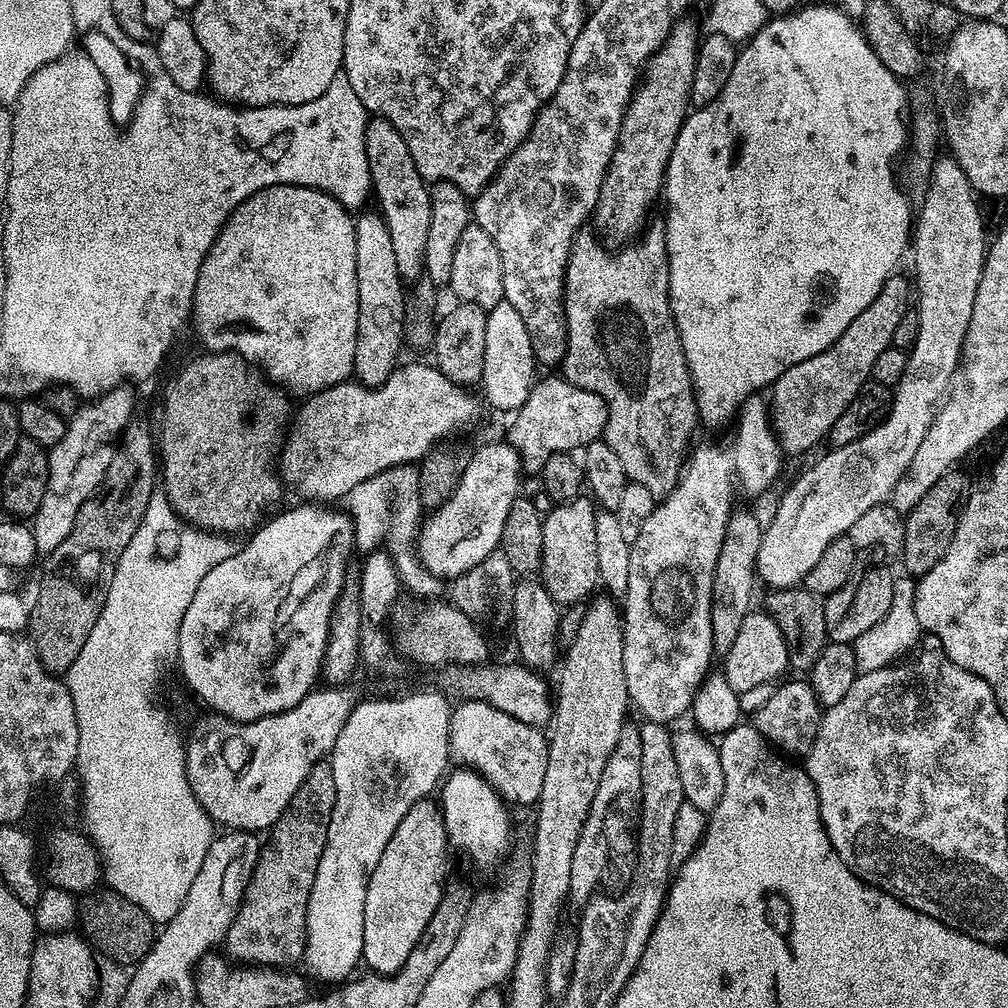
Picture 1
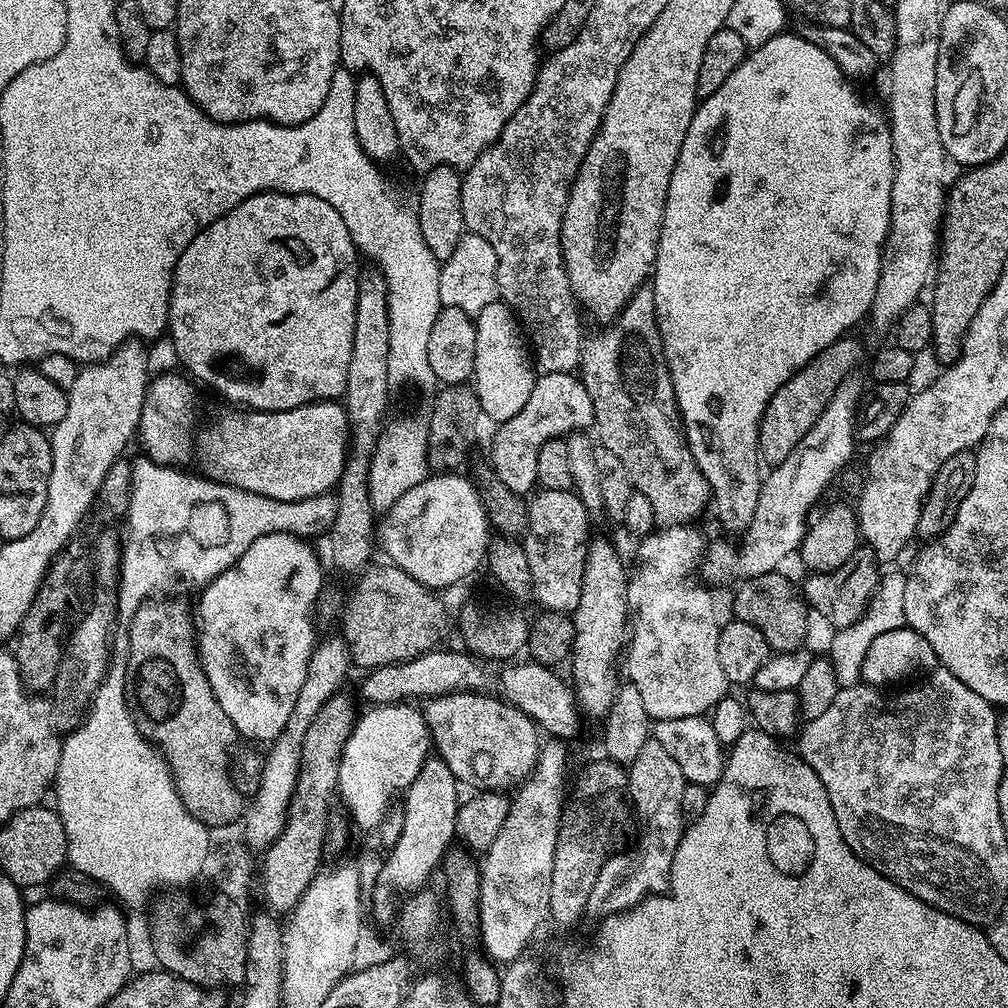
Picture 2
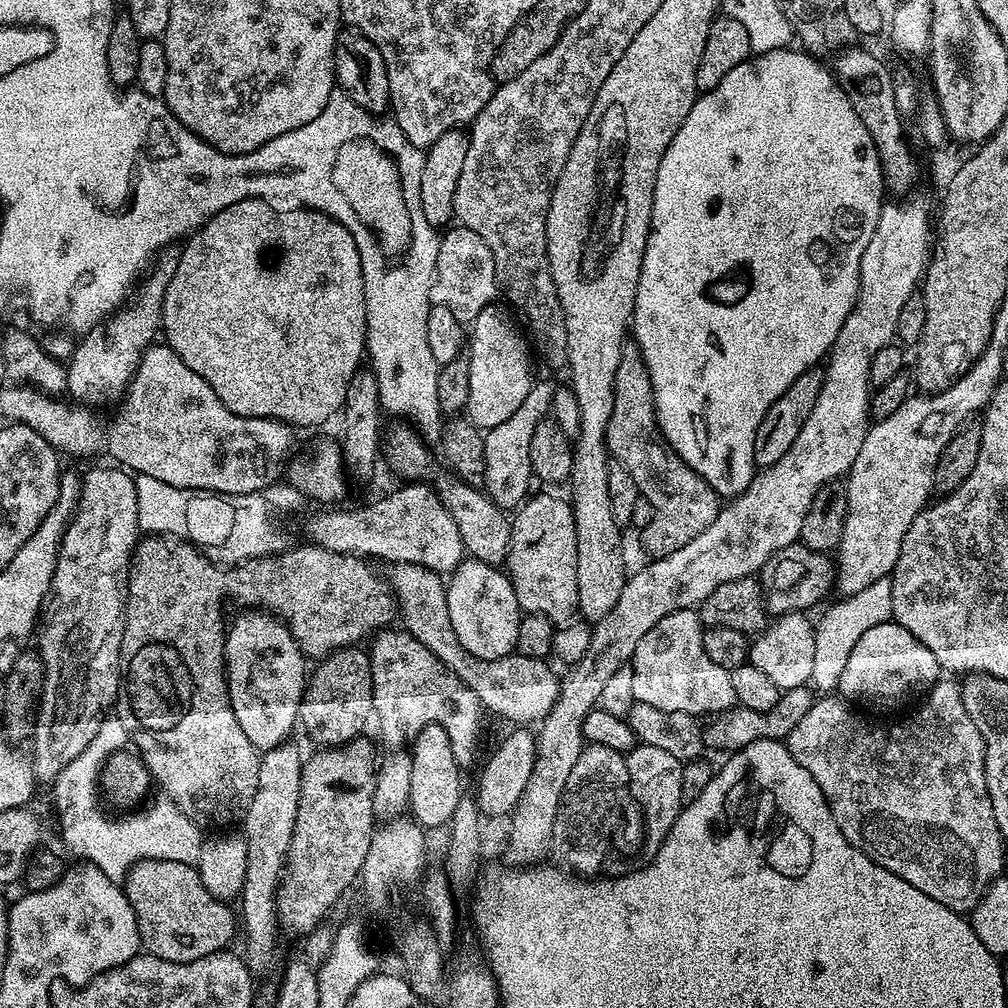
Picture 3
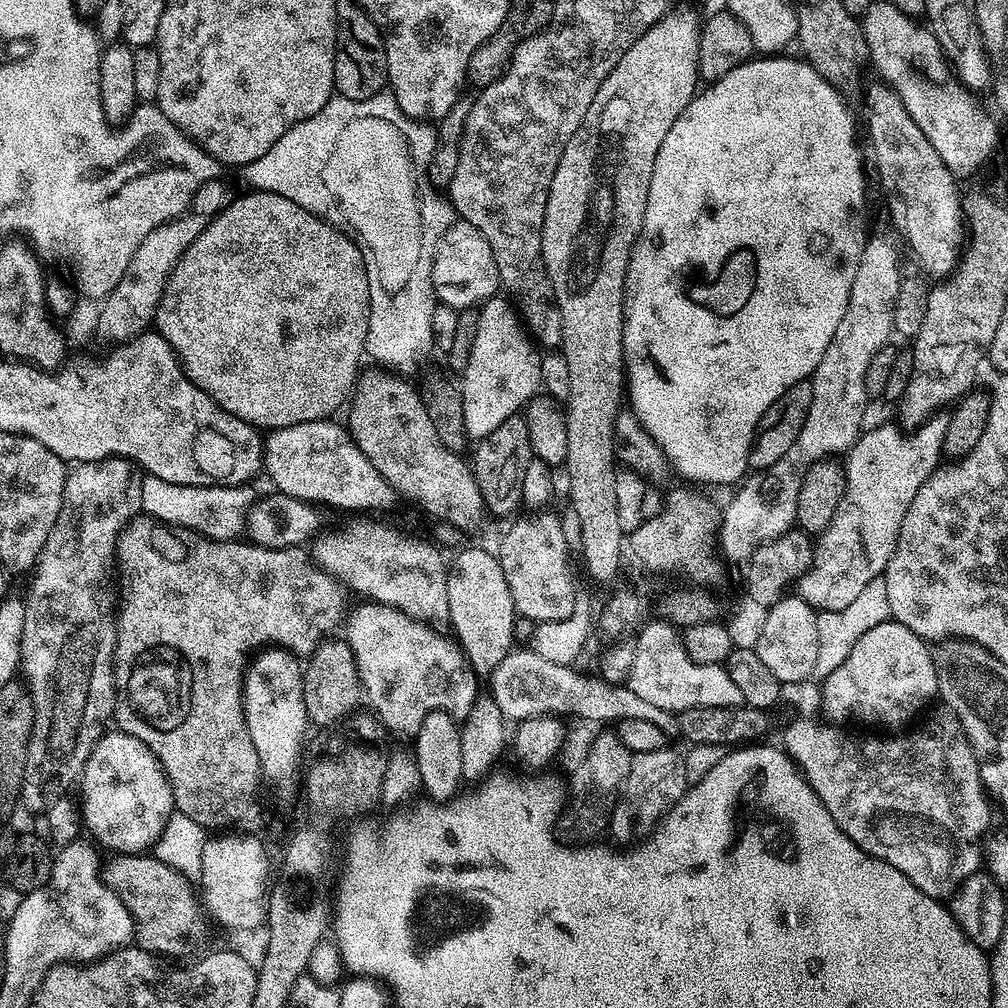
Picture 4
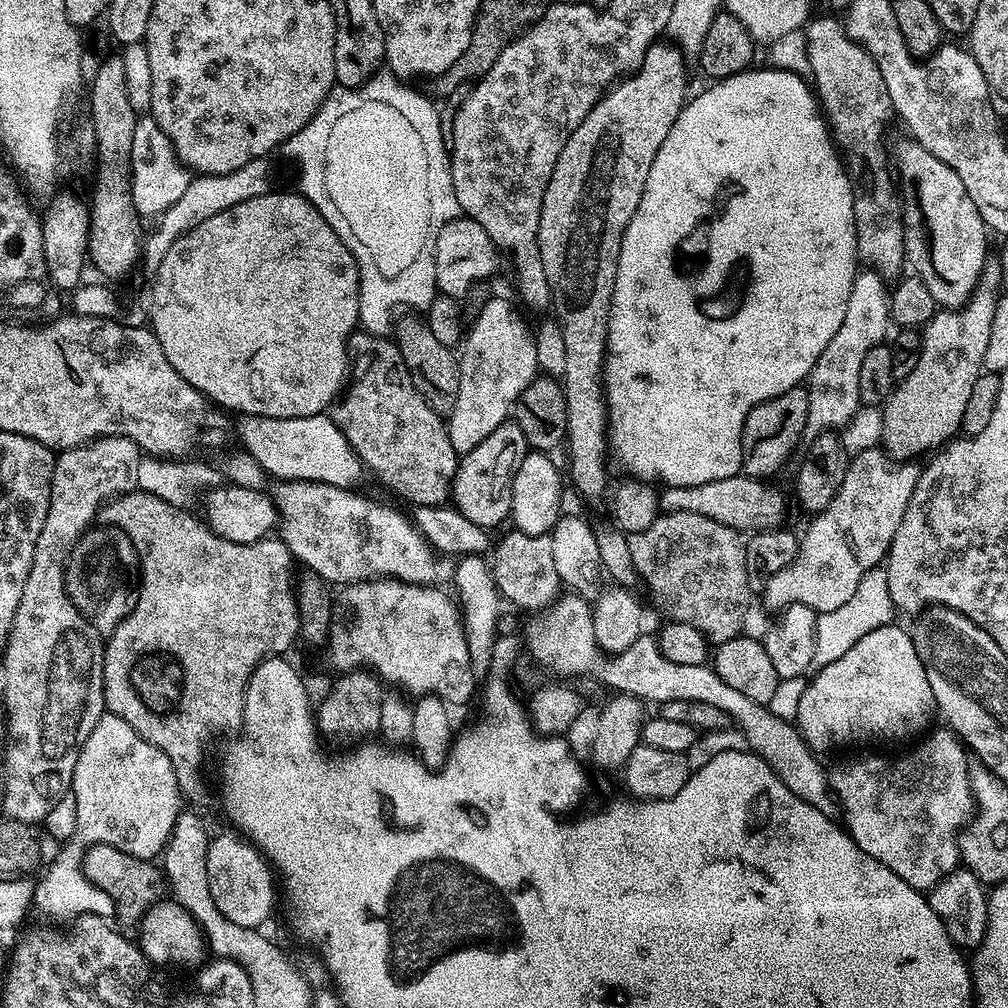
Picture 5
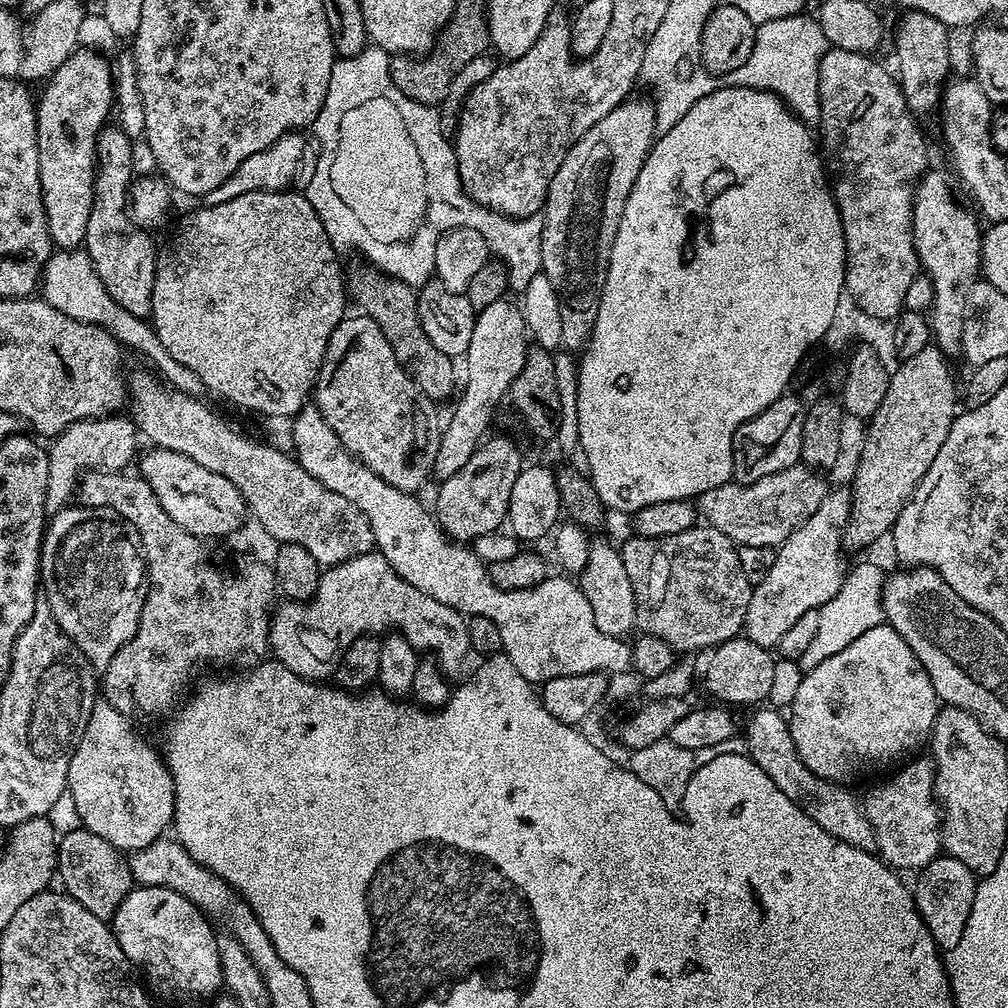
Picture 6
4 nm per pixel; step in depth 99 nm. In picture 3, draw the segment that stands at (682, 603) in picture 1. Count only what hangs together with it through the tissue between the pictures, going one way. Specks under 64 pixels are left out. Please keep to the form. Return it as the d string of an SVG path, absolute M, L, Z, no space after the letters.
M690 608L670 614L646 630L646 638L638 642L630 661L634 694L639 703L658 706L658 710L667 712L682 710L697 718L703 717L703 712L724 712L736 704L732 673L710 662L704 652L705 631L699 611Z

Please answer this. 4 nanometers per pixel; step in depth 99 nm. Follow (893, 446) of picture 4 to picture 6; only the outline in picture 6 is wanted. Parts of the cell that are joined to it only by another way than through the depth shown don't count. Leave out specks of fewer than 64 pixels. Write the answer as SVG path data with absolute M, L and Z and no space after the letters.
M833 487L818 510L776 548L774 566L755 581L752 590L742 629L747 640L775 649L782 642L782 634L786 634L802 614L817 611L842 590L846 571L844 527L851 513L851 491L847 487Z

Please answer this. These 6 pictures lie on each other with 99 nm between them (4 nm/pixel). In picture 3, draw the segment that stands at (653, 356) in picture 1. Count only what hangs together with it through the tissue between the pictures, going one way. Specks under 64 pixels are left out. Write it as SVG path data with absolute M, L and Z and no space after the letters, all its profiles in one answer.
M625 351L624 357L618 362L618 374L614 378L614 410L606 426L604 443L608 446L609 457L615 463L626 466L626 470L630 470L630 478L634 478L640 495L644 496L652 507L650 522L642 529L644 548L649 552L647 554L649 557L659 558L670 554L675 548L686 546L686 542L702 534L702 530L706 530L706 526L710 526L710 522L718 518L722 498L697 472L690 470L686 462L682 462L679 454L669 446L664 435L660 433L656 422L656 391L652 388L650 374L639 351Z

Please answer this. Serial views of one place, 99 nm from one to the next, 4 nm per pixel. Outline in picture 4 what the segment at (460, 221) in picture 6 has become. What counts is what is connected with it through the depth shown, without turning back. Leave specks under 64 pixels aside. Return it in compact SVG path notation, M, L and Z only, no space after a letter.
M336 94L326 102L326 106L322 106L322 110L318 110L318 114L314 114L310 119L298 122L293 128L286 130L286 134L282 134L282 138L278 138L278 142L274 142L274 146L270 146L270 150L266 150L266 154L262 154L262 158L258 158L253 164L247 165L246 168L248 180L252 183L249 185L253 189L282 194L282 198L290 198L290 202L298 202L298 206L302 206L302 210L310 210L315 216L324 217L339 232L345 232L358 246L358 250L362 250L362 258L366 262L366 278L370 282L370 322L368 323L368 333L366 334L364 346L367 355L369 357L372 355L376 359L373 361L389 366L400 374L408 374L408 371L428 351L433 351L434 348L432 319L438 301L436 292L432 288L432 259L442 234L454 223L454 209L451 200L445 198L441 193L440 197L432 189L431 182L424 177L424 167L429 167L433 163L436 150L437 133L427 123L414 121L405 114L396 104L395 95L381 94L371 96L369 100L351 100Z

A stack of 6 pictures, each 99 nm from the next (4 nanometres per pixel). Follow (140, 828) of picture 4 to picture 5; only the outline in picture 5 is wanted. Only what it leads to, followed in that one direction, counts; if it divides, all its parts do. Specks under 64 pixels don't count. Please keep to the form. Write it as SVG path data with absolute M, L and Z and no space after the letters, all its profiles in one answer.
M109 712L100 716L90 737L83 743L75 762L70 794L75 798L76 812L73 840L88 840L91 846L98 843L112 845L126 854L149 861L163 853L182 811L182 793L172 759L146 742L120 715Z

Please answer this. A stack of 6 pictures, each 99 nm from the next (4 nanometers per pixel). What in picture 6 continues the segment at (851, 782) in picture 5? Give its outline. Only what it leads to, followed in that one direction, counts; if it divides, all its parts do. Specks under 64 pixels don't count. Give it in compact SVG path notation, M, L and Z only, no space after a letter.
M909 759L897 776L868 792L862 807L876 835L876 852L893 870L925 868L942 852L942 809L936 799L936 765L931 759Z

